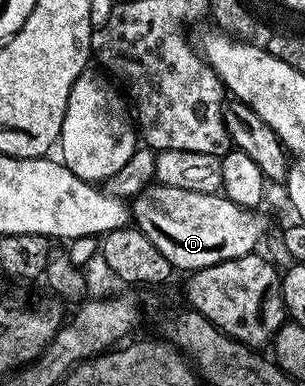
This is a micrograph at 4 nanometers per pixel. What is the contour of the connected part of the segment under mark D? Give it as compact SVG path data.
M153 183L147 189L137 193L130 205L130 217L135 228L142 230L146 239L170 259L173 270L195 271L214 267L214 263L222 263L230 259L244 257L247 253L257 252L260 240L268 229L268 221L255 208L234 203L220 193L199 193L198 191L182 191L182 187L166 187Z

